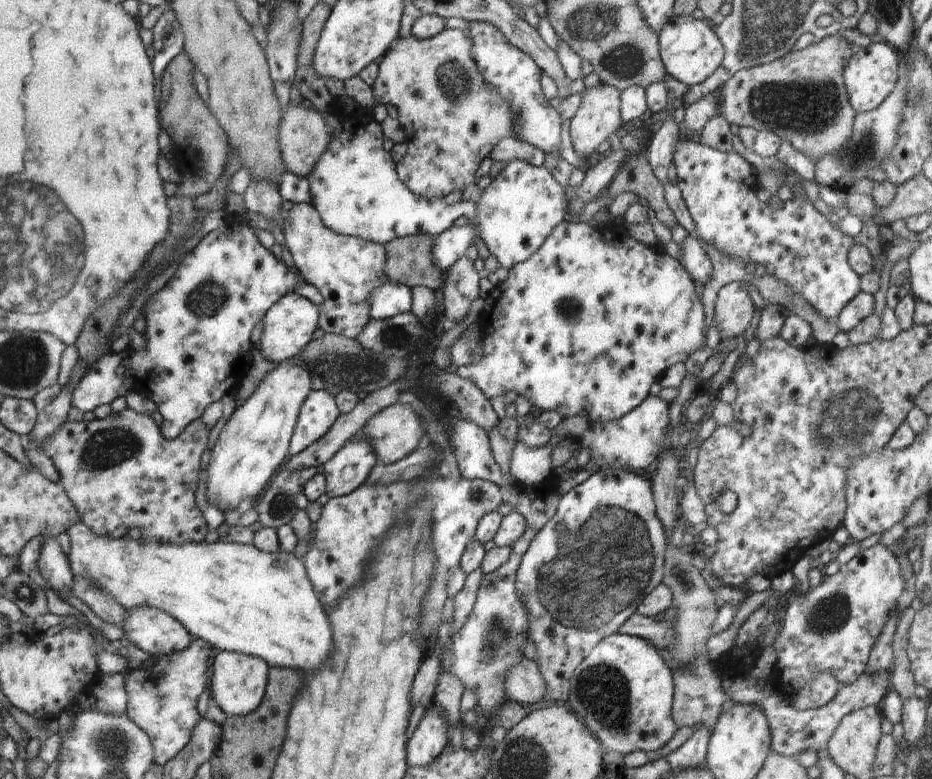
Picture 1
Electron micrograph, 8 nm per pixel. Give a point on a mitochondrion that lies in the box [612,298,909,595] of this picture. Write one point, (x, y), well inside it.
(847, 419)

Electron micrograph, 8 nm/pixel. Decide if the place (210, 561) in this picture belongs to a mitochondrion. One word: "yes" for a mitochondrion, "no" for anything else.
no

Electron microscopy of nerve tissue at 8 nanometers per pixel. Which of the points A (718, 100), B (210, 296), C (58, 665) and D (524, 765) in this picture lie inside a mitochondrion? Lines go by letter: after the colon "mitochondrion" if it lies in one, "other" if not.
A: other
B: mitochondrion
C: other
D: mitochondrion

